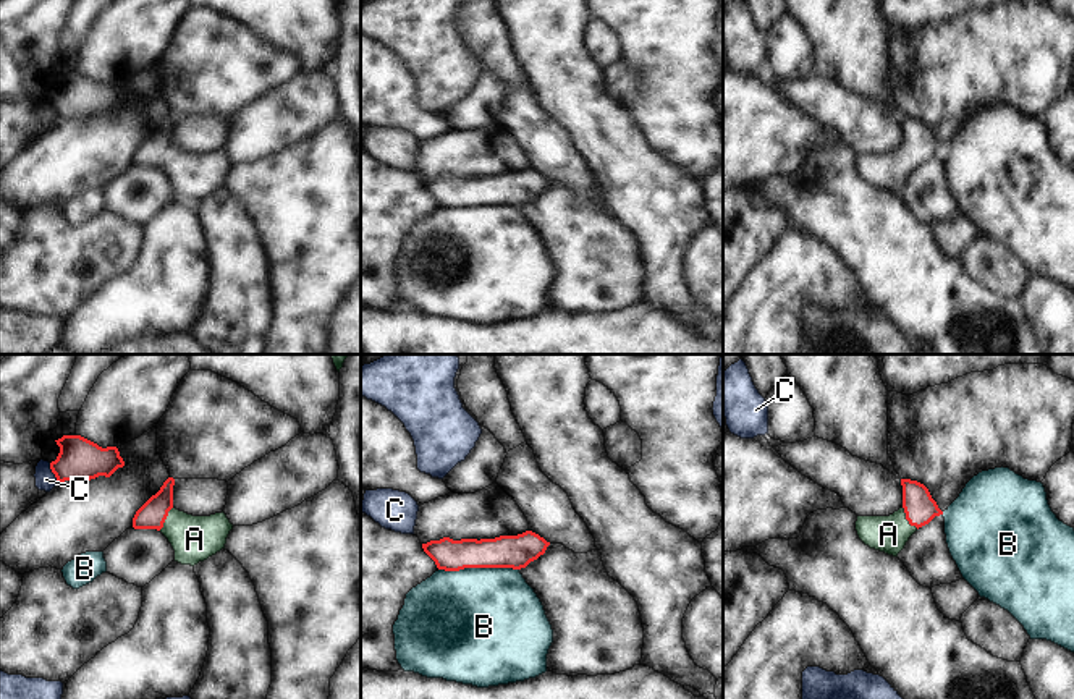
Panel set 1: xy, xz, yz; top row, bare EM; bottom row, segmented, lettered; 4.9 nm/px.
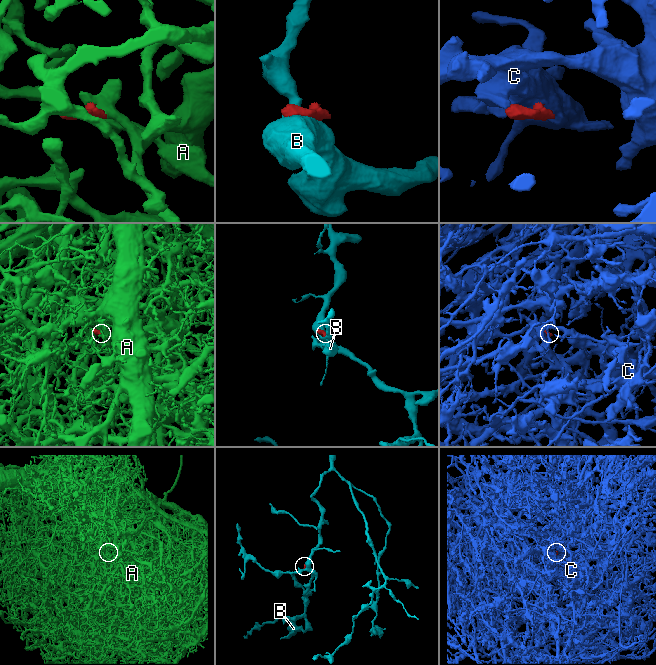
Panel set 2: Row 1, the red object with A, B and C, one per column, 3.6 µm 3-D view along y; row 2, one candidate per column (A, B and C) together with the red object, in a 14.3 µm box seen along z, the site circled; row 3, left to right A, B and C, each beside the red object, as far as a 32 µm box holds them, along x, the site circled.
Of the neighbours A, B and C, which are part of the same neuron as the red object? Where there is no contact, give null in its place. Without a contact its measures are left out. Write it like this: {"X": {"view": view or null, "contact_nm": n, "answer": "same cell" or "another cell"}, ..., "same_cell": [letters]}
{"A": {"view": "yz", "contact_nm": 130, "answer": "same cell"}, "B": {"view": "xz", "contact_nm": 400, "answer": "another cell"}, "C": {"view": "xy", "contact_nm": 110, "answer": "another cell"}, "same_cell": ["A"]}

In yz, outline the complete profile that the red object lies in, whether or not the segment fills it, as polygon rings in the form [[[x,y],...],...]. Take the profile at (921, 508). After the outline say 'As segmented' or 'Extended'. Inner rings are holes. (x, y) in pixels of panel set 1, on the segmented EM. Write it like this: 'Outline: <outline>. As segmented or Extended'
Outline: [[[901,479],[903,506],[890,516],[857,516],[859,539],[870,549],[898,557],[909,537],[935,516],[943,515],[928,489],[911,479]]]. Extended.

